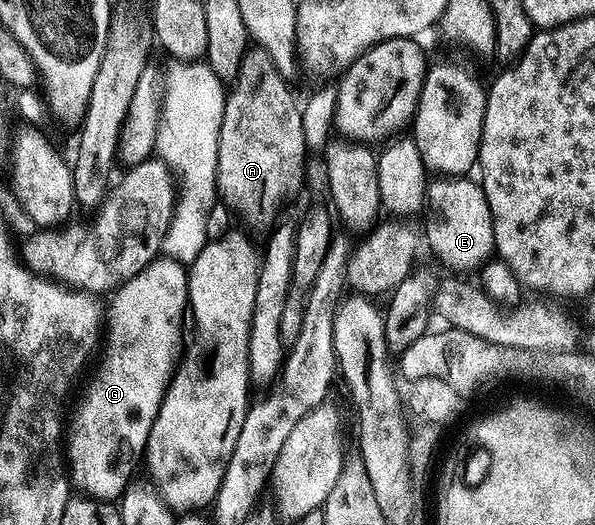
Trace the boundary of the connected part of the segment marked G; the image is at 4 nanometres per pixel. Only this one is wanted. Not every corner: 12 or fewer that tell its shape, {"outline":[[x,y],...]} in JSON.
{"outline":[[156,258],[104,312],[64,432],[73,487],[114,502],[183,355],[187,269]]}

